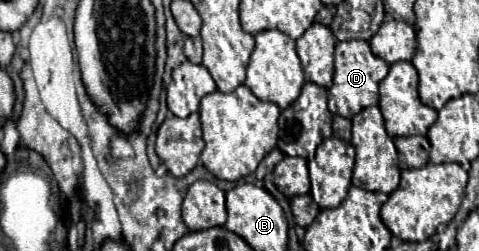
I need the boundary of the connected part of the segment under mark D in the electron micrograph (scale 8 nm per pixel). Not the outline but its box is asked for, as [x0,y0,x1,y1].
[328,41,389,117]

